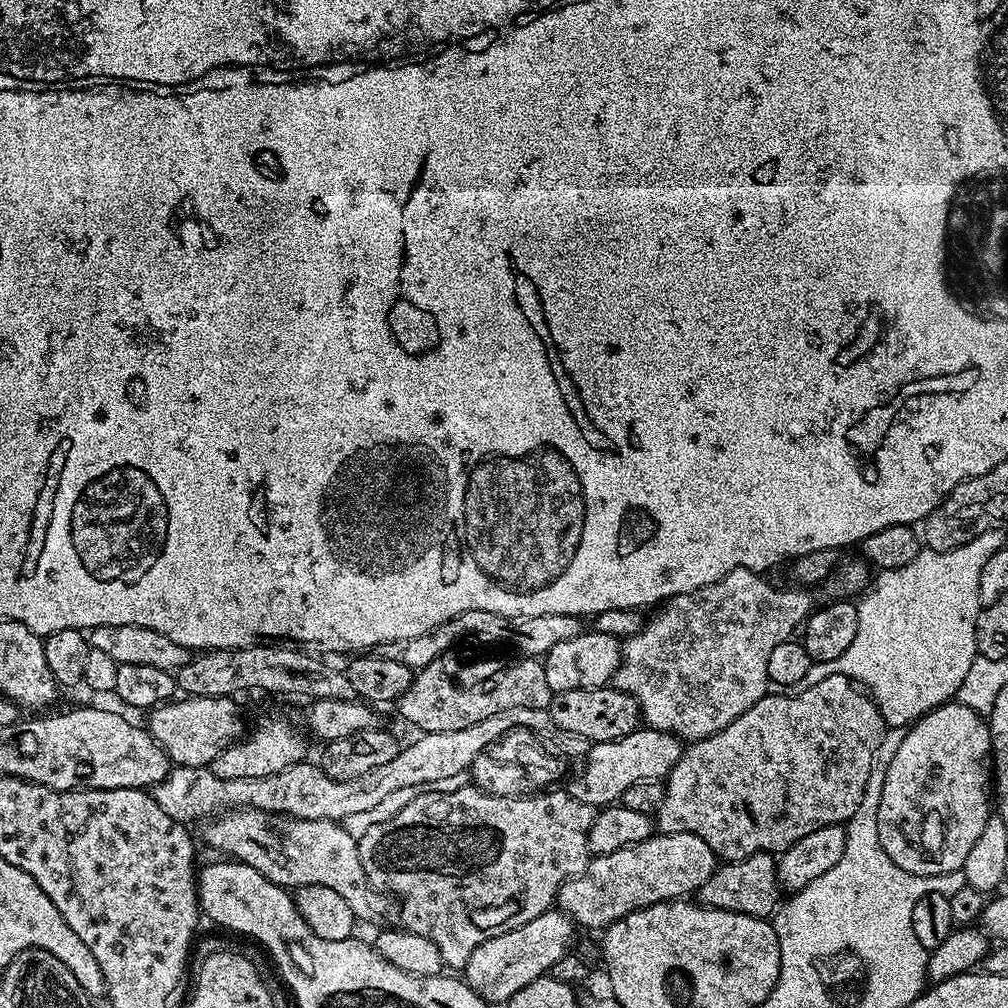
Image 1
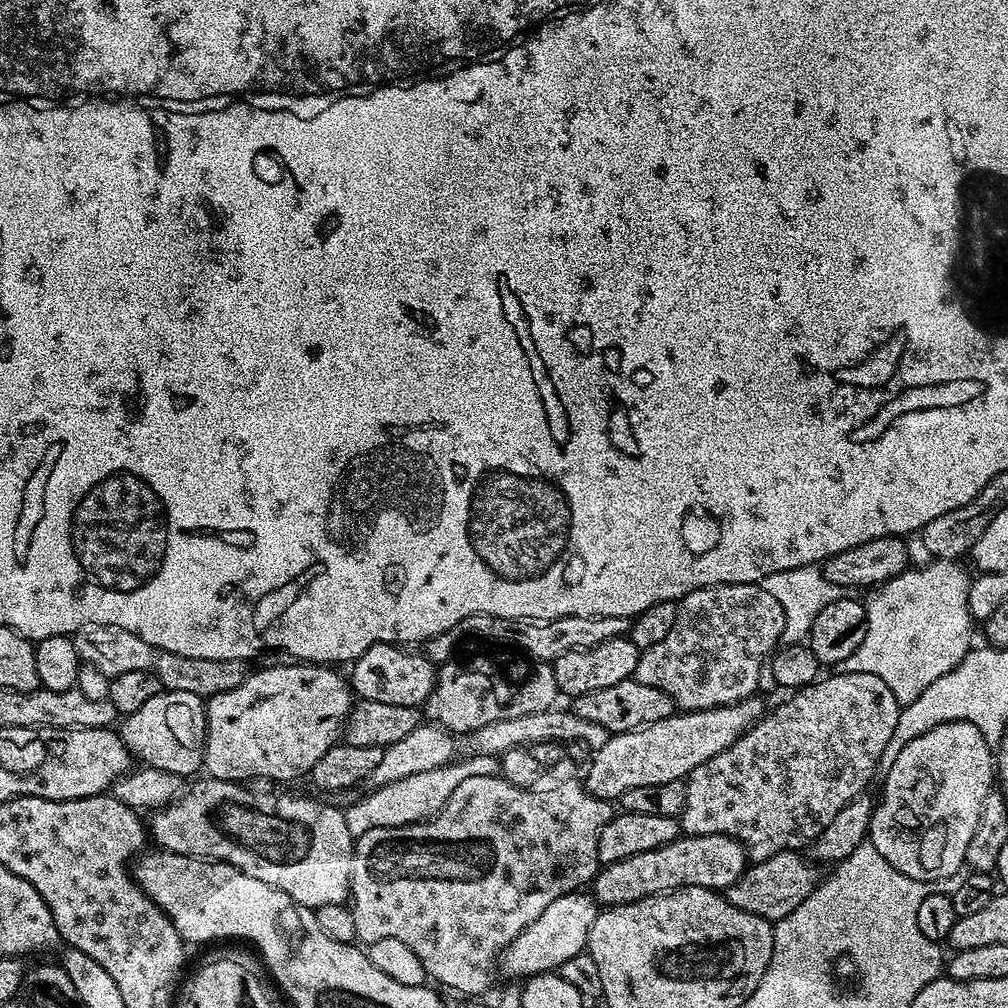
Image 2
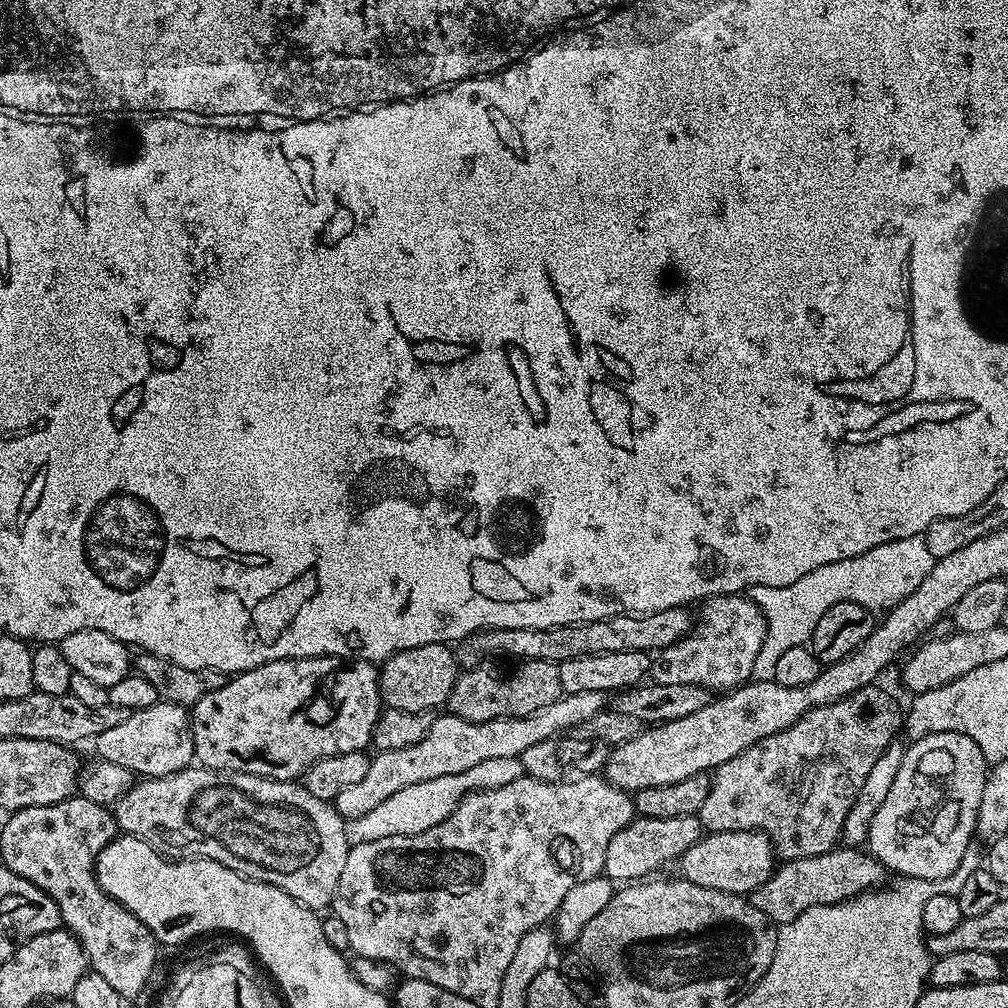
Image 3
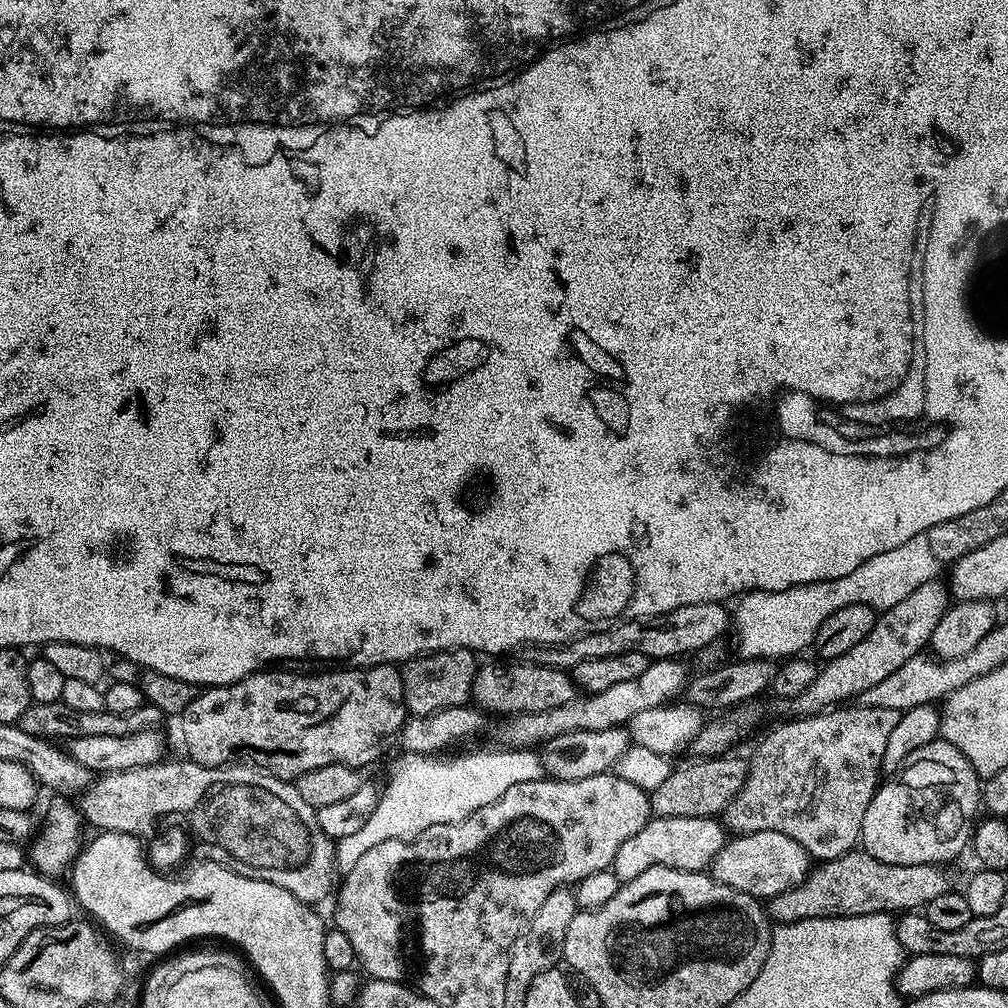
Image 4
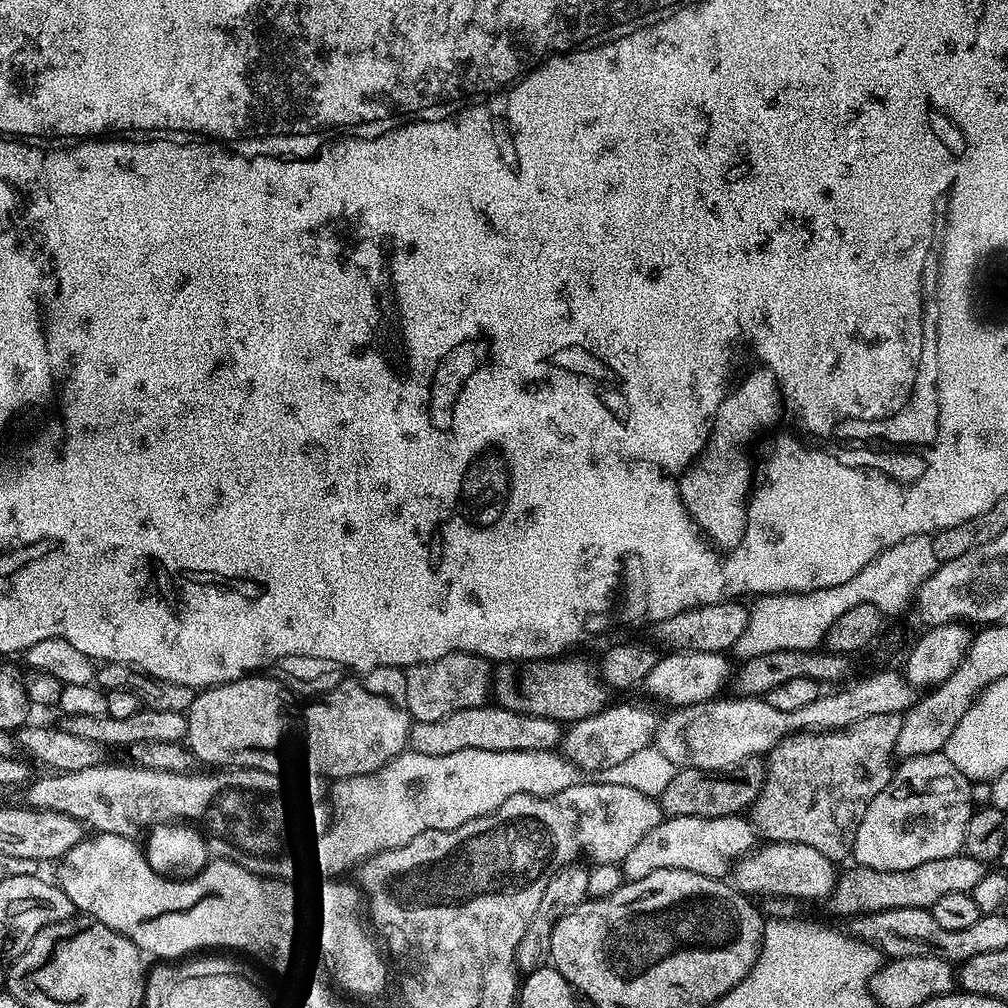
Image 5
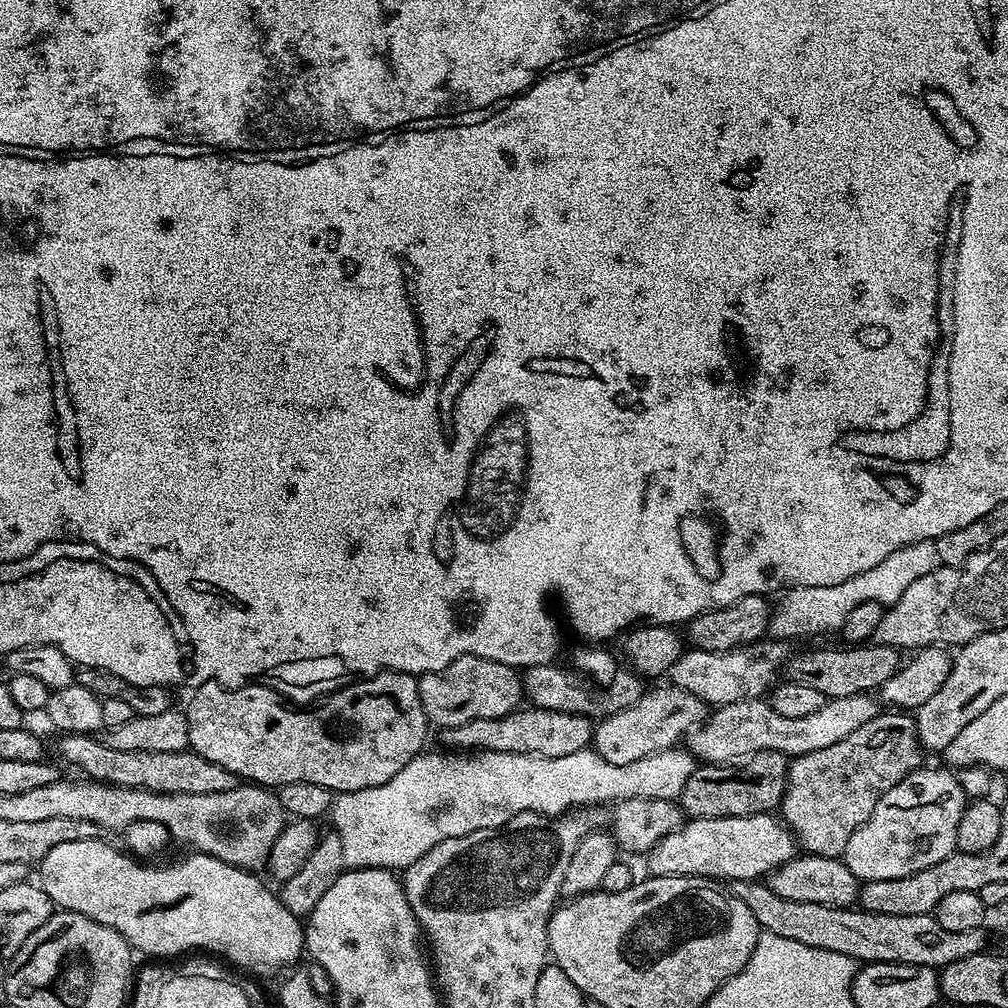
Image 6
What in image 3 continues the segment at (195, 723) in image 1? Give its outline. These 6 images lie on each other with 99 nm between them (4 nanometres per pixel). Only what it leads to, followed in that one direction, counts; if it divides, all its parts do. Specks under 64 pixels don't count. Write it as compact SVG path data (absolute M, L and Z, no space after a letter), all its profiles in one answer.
M157 702L154 706L146 706L146 710L130 712L126 722L98 734L94 747L99 759L114 762L114 766L126 766L126 770L137 777L173 776L175 772L189 767L194 760L189 709L177 704Z

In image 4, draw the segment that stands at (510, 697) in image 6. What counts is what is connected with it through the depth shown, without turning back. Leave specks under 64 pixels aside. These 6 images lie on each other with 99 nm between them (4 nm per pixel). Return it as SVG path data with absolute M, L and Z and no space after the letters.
M448 648L444 652L426 652L403 665L400 677L404 683L404 703L414 716L434 714L450 706L462 706L472 700L472 687L478 667L477 653L469 648Z

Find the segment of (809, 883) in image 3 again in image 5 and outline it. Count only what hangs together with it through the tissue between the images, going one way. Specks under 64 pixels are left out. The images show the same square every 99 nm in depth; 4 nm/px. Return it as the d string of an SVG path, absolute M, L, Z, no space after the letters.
M957 854L946 858L934 858L934 862L922 862L910 870L874 870L852 866L849 872L841 871L836 885L826 897L828 908L836 916L859 918L871 916L873 912L902 910L903 908L927 908L929 910L946 894L970 892L978 882L982 882L985 865L967 854Z

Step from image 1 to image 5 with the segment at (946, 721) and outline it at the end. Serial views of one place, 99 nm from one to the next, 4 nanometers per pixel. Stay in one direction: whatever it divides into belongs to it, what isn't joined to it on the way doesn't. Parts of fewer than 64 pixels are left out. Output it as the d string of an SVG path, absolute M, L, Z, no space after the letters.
M922 752L903 761L893 771L886 790L866 806L866 818L858 826L852 847L855 863L874 870L910 870L922 862L934 862L934 858L957 855L974 811L972 788L943 752Z

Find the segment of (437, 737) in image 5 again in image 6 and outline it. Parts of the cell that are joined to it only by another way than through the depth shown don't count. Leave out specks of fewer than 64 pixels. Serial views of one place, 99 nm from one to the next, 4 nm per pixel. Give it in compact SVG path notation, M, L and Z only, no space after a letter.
M524 706L502 718L474 718L474 722L462 722L462 726L439 729L438 736L448 748L563 758L565 754L578 754L578 750L589 747L593 731L594 724L589 717Z

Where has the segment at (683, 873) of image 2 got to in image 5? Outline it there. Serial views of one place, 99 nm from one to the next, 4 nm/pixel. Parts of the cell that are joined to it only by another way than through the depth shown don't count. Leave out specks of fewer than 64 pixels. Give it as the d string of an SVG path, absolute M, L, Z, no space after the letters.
M764 842L753 847L747 856L741 856L736 861L731 873L730 880L735 888L747 894L749 897L756 896L793 896L796 900L812 900L815 896L826 898L836 885L838 868L833 861L826 858L826 854L818 854L810 846L791 844L790 842Z

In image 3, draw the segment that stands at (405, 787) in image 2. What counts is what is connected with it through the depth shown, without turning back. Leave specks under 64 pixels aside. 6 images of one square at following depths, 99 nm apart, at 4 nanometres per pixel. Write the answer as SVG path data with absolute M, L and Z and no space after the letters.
M490 758L480 762L470 770L463 770L458 774L446 774L444 777L433 778L426 782L415 783L404 790L398 790L368 814L363 814L356 820L348 820L349 845L362 842L378 842L378 838L394 838L395 836L413 836L422 834L422 830L430 830L441 824L460 804L460 799L469 792L481 792L484 788L506 786L506 782L514 782L525 775L525 770L519 759Z

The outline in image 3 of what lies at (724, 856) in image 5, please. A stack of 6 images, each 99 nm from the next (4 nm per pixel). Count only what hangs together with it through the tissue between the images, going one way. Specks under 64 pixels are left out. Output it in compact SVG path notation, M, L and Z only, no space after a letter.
M636 816L633 818L629 824L622 826L622 830L618 830L618 834L614 834L614 838L610 838L610 846L606 846L606 862L604 863L603 875L609 878L613 882L619 882L619 880L624 880L620 882L640 882L645 878L651 877L653 874L659 870L663 864L668 864L671 862L679 861L682 854L686 854L686 850L690 850L690 846L694 846L694 842L698 842L702 835L702 829L700 826L700 821L696 816L683 816L682 818L646 818L645 816Z

